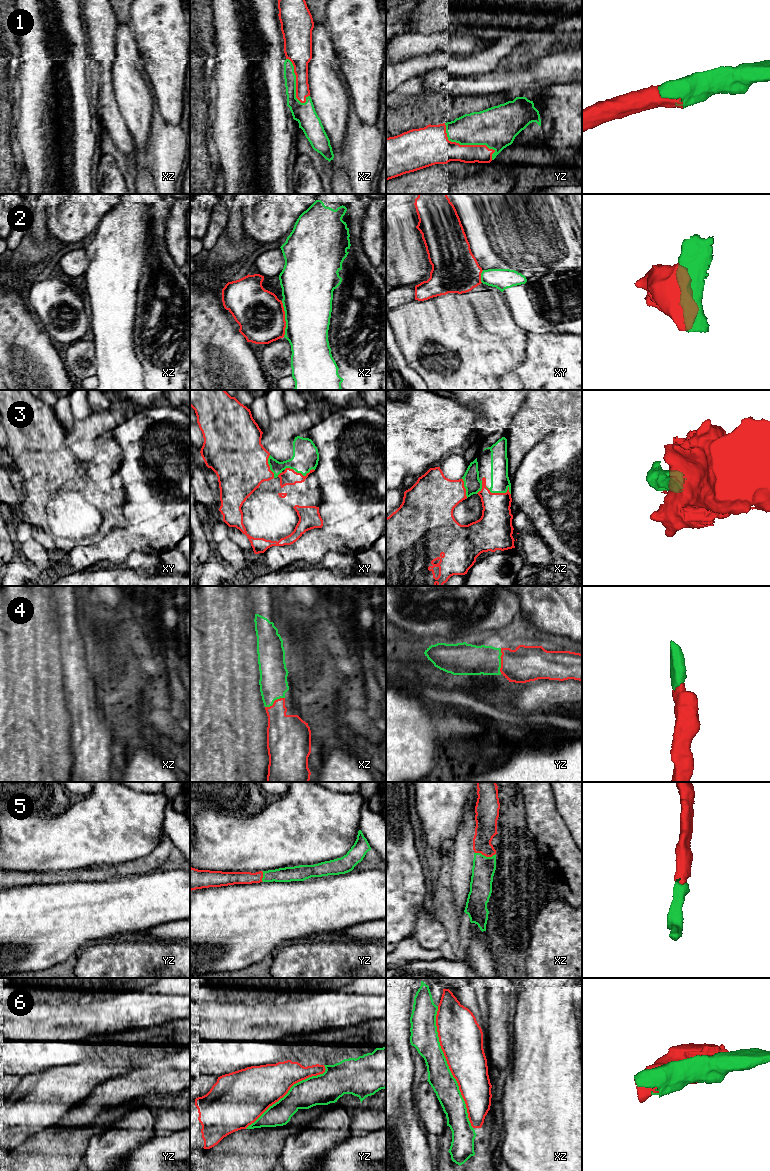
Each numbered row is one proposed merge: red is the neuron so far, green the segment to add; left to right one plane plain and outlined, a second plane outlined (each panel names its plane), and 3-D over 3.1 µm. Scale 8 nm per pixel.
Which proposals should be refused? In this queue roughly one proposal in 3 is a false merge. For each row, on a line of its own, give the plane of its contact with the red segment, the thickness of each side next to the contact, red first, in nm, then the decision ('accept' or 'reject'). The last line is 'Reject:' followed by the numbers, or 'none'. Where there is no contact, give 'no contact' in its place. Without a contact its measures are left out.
1: contact in yz; calibres 240 and 300 nm; accept
2: contact in xz; calibres 380 and 400 nm; reject
3: contact in xz; calibres 260 and 150 nm; accept
4: contact in yz; calibres 280 and 240 nm; accept
5: contact in xz; calibres 180 and 180 nm; accept
6: contact in xz; calibres 360 and 200 nm; reject
Reject: 2, 6

